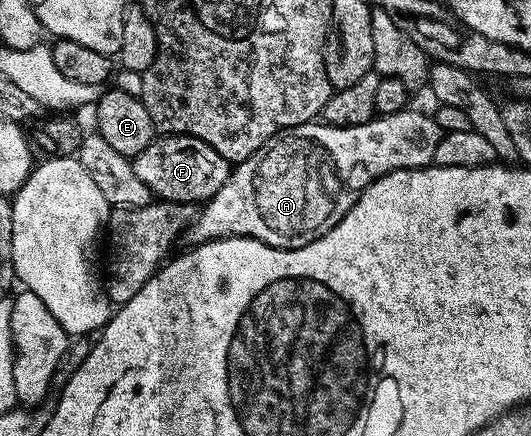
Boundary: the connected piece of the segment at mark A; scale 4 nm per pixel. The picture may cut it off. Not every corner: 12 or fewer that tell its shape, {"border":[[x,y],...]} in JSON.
{"border":[[435,117],[275,134],[193,217],[192,244],[302,248],[371,182],[433,165]]}

